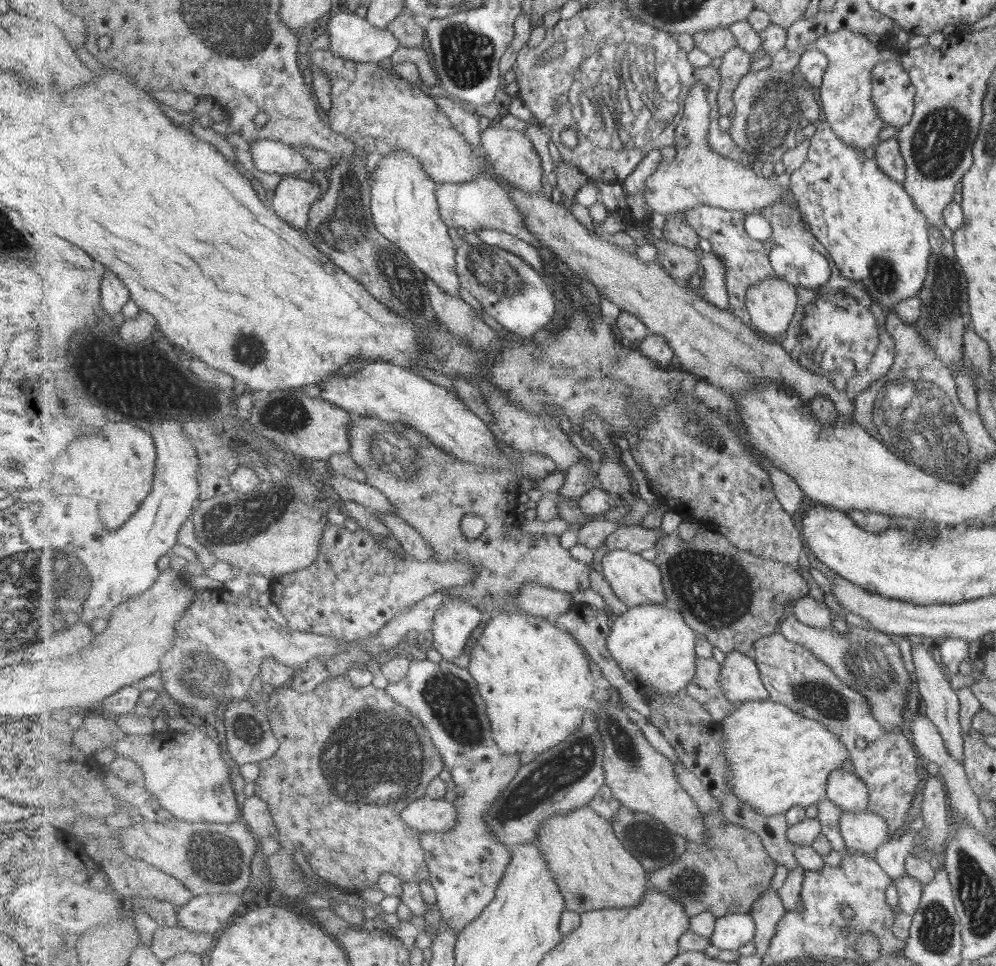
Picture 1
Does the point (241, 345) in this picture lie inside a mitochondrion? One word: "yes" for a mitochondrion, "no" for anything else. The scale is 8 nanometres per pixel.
yes

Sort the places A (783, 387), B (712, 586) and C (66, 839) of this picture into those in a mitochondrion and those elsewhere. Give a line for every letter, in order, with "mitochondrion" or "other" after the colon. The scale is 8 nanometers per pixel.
A: other
B: mitochondrion
C: other

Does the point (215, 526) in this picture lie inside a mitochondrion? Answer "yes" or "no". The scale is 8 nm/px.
yes

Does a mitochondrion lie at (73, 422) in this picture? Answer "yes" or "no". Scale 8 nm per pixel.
no

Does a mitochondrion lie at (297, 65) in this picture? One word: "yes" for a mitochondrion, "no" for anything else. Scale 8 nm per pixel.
no

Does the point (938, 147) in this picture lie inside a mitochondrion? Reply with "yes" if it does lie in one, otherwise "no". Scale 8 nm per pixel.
yes

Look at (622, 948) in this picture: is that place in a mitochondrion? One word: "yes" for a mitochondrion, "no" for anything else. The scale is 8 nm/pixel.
no

